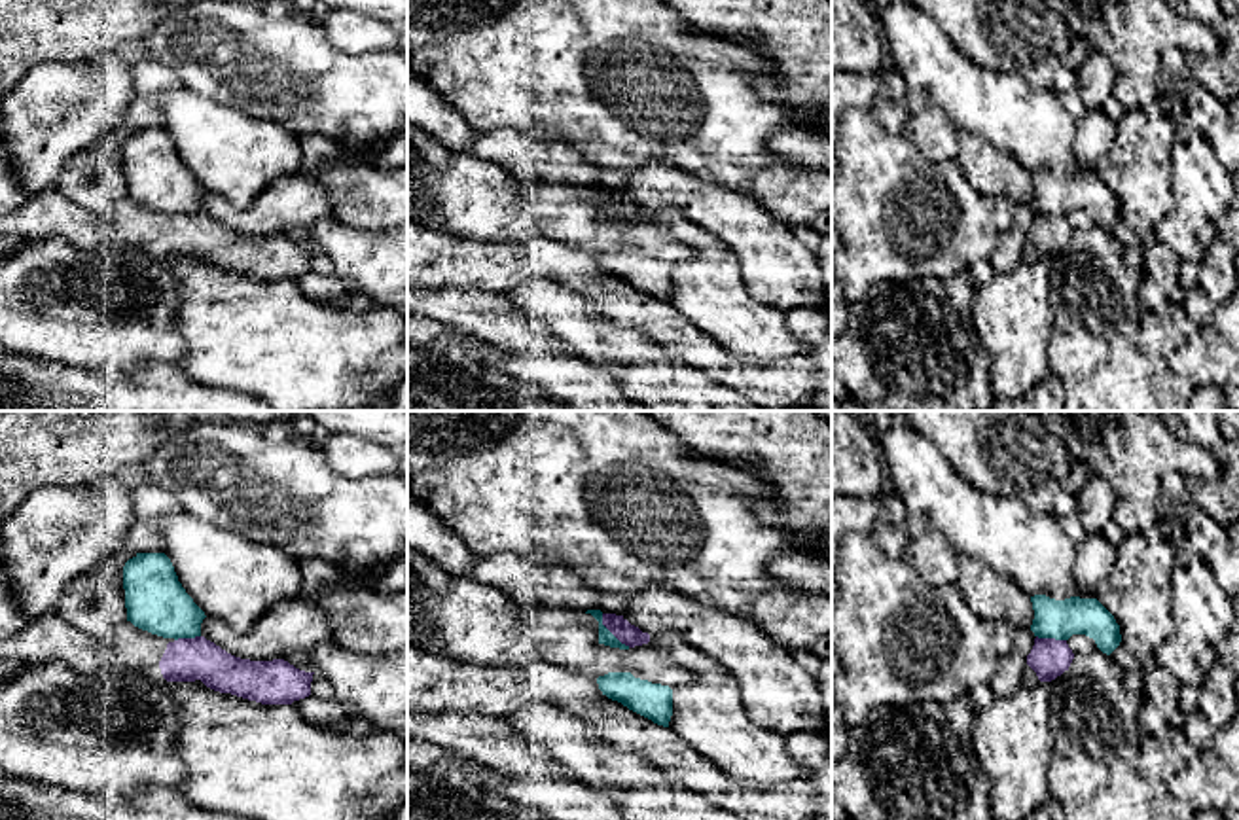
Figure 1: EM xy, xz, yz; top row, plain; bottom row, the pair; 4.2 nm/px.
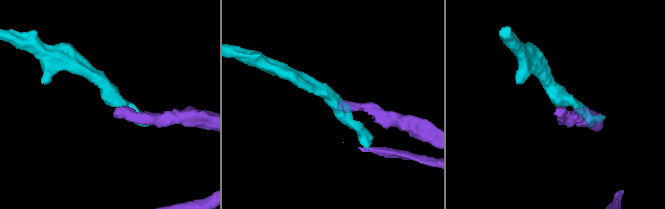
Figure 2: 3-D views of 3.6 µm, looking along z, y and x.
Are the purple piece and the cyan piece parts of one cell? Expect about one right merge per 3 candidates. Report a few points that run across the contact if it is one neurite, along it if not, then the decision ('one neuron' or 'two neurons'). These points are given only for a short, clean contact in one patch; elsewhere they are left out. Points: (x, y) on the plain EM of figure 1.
line xz (601, 190), (601, 197), (629, 222); two neurons

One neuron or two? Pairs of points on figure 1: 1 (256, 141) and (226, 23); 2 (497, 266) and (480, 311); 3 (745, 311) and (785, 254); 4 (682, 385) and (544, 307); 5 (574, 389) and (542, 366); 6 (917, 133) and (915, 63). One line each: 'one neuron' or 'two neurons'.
1: two neurons
2: two neurons
3: two neurons
4: two neurons
5: one neuron
6: two neurons

